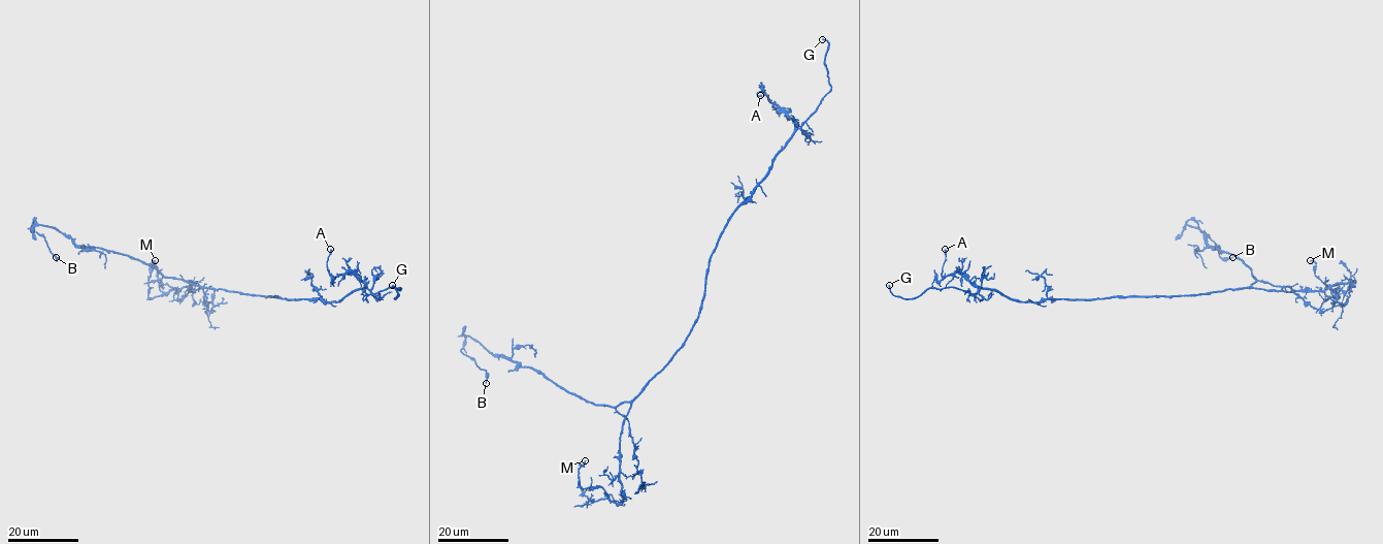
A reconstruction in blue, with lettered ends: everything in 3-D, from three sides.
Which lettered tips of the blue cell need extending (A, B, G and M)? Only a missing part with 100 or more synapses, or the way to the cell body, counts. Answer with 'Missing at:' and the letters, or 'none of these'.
Missing at: G

